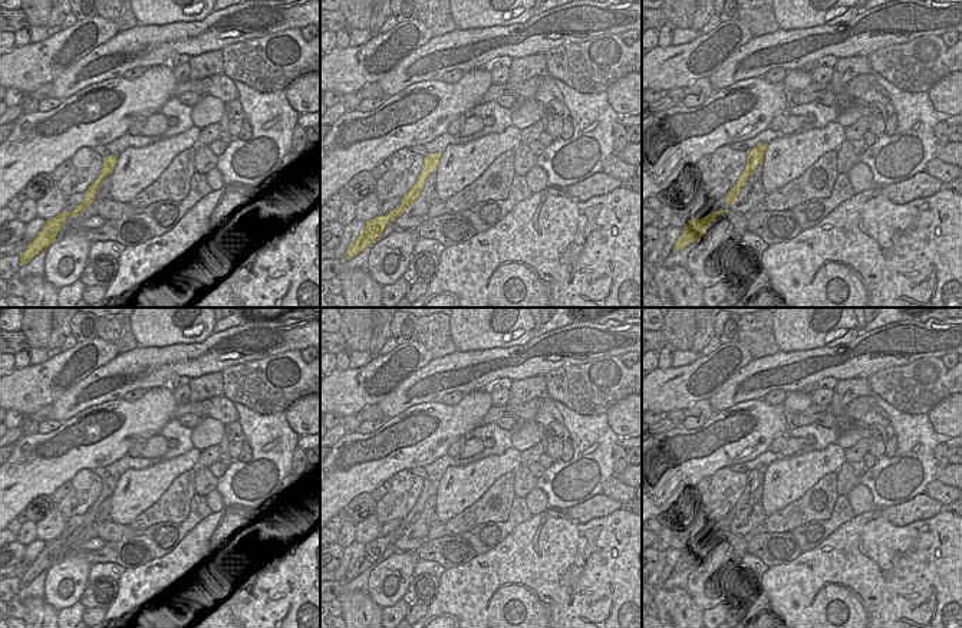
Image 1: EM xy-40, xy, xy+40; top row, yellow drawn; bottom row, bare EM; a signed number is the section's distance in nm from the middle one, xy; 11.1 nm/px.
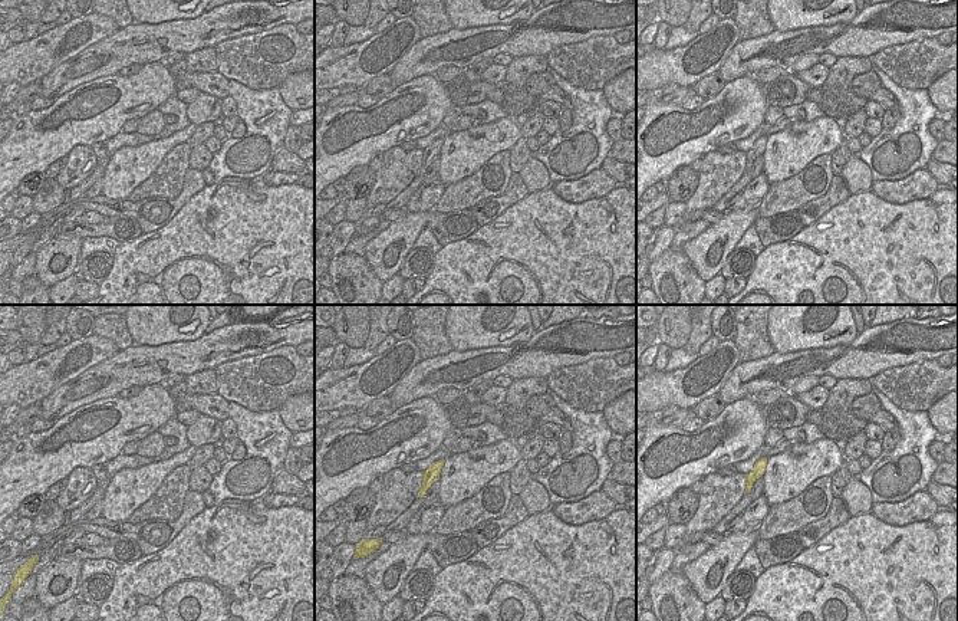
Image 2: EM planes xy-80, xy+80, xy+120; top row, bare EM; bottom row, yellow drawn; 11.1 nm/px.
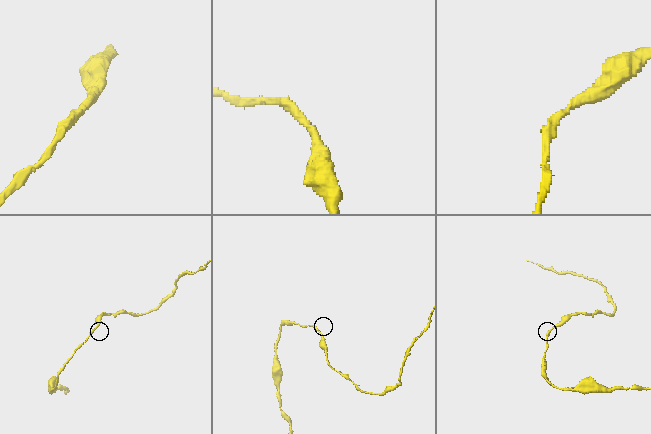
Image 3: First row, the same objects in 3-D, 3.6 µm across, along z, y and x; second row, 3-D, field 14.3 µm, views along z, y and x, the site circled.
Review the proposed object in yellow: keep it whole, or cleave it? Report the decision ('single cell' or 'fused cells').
single cell

